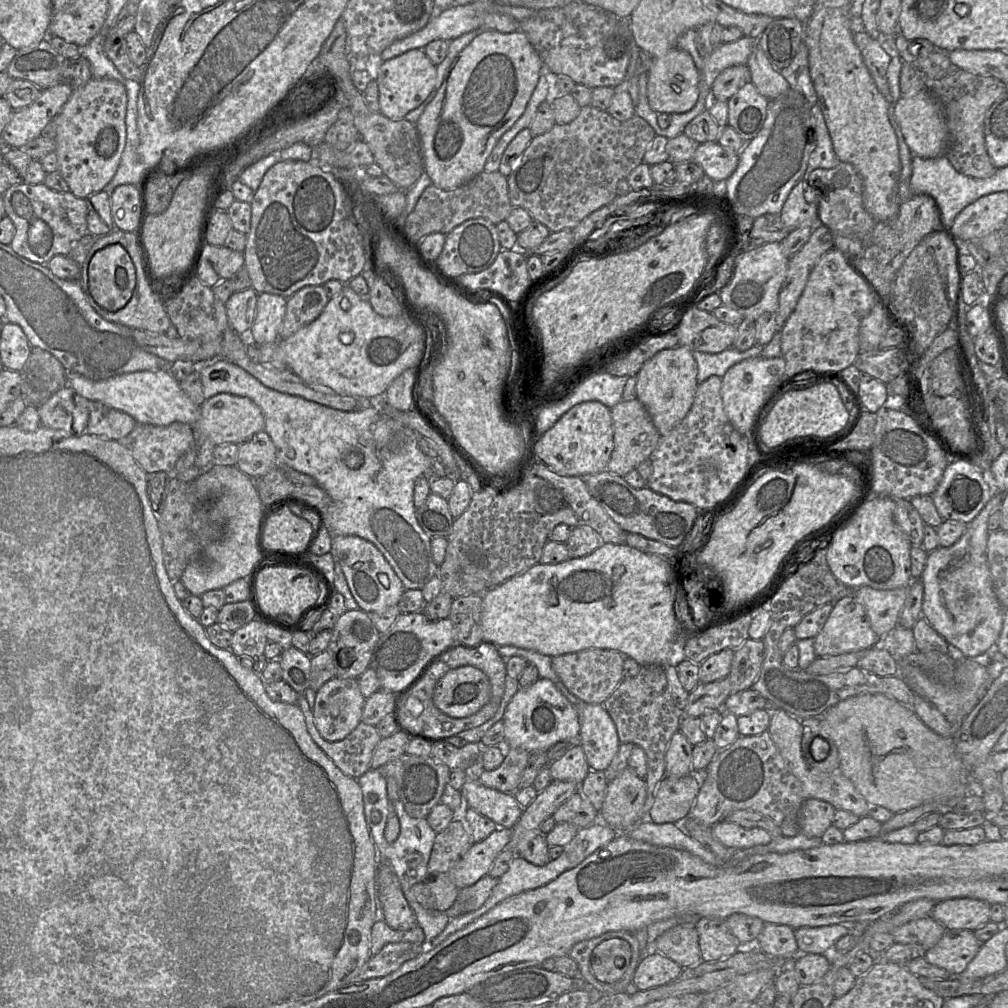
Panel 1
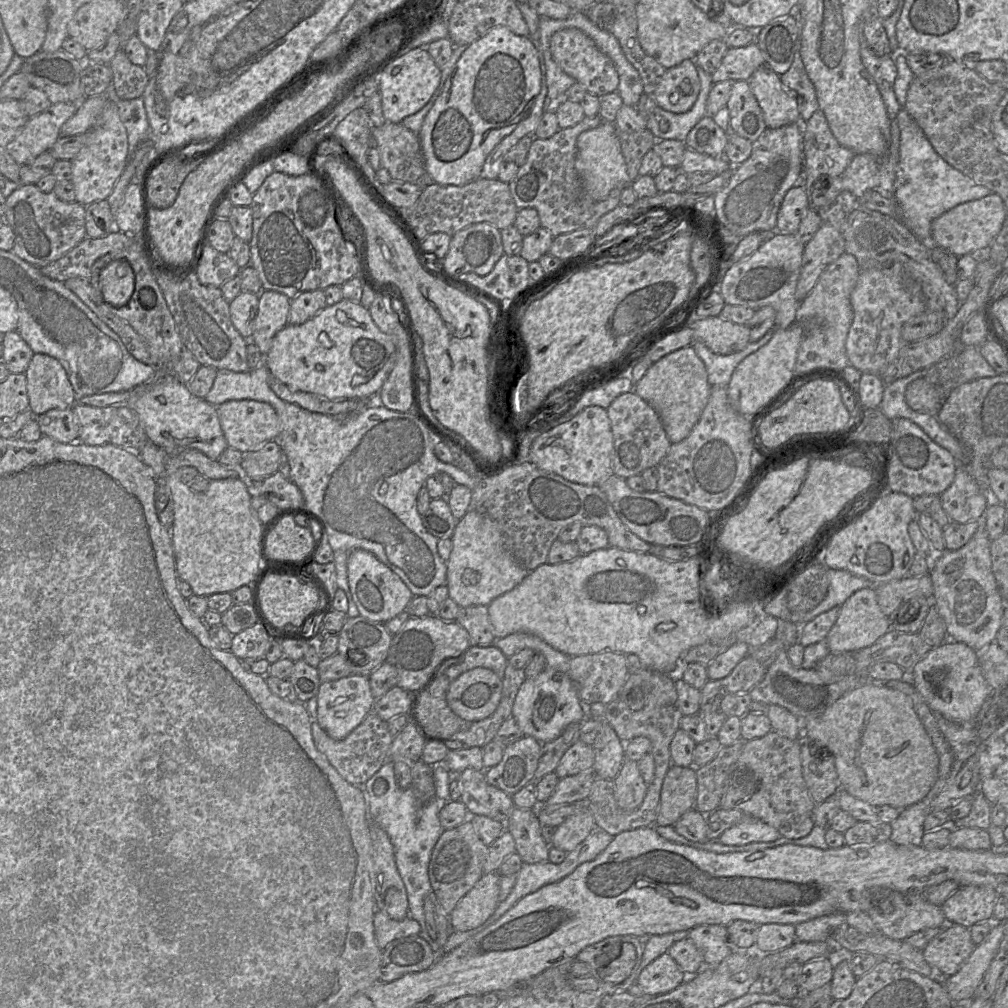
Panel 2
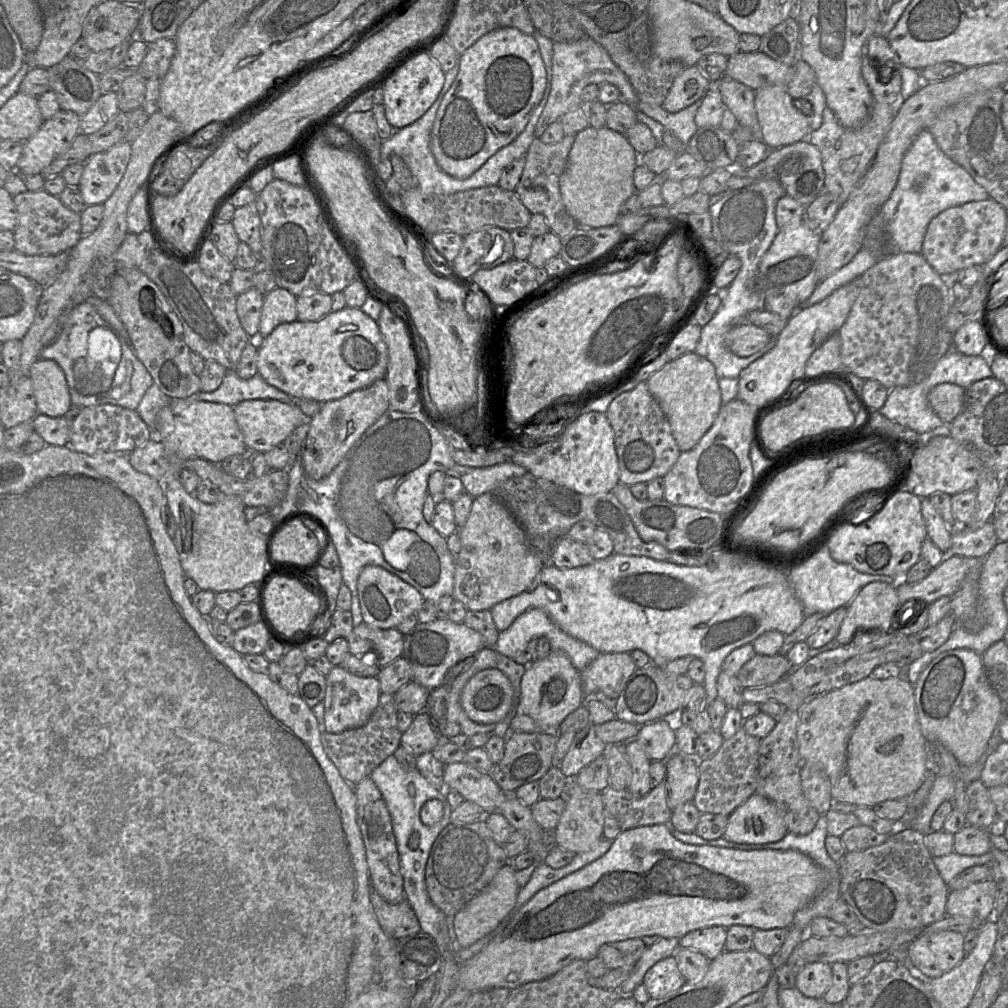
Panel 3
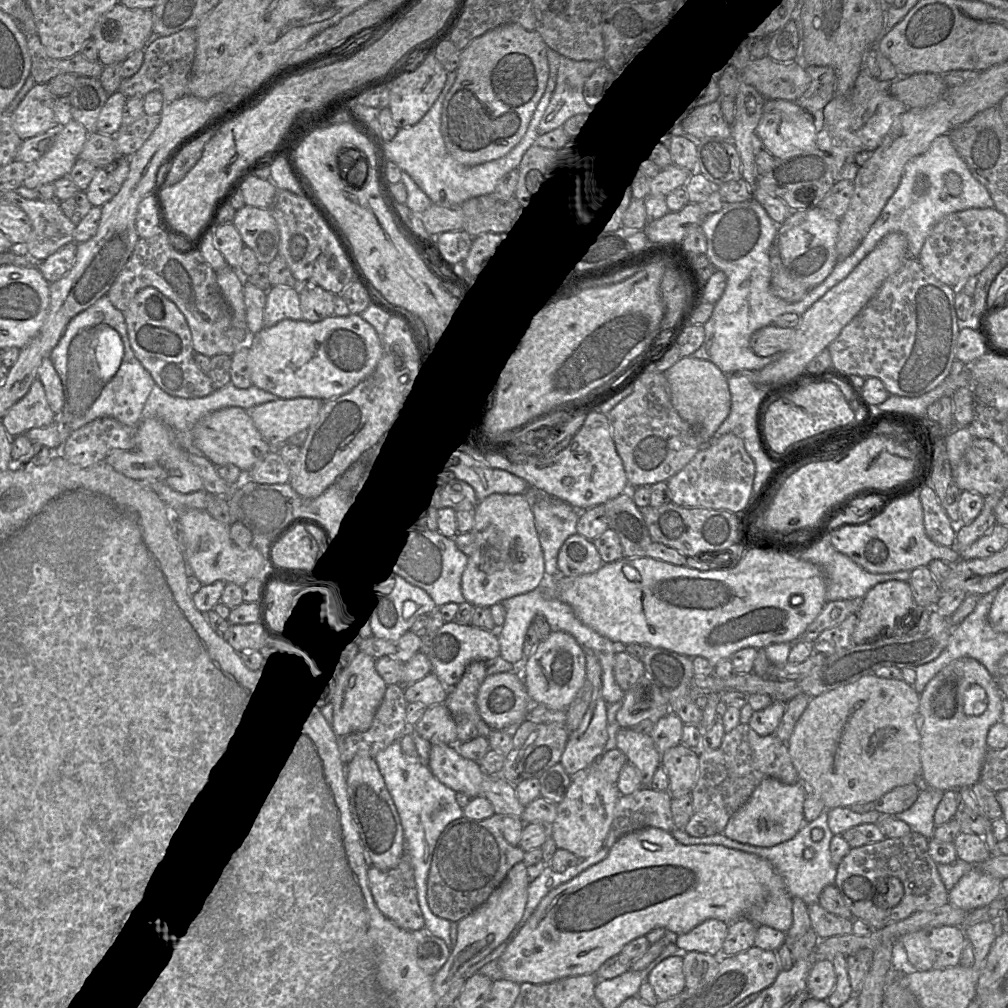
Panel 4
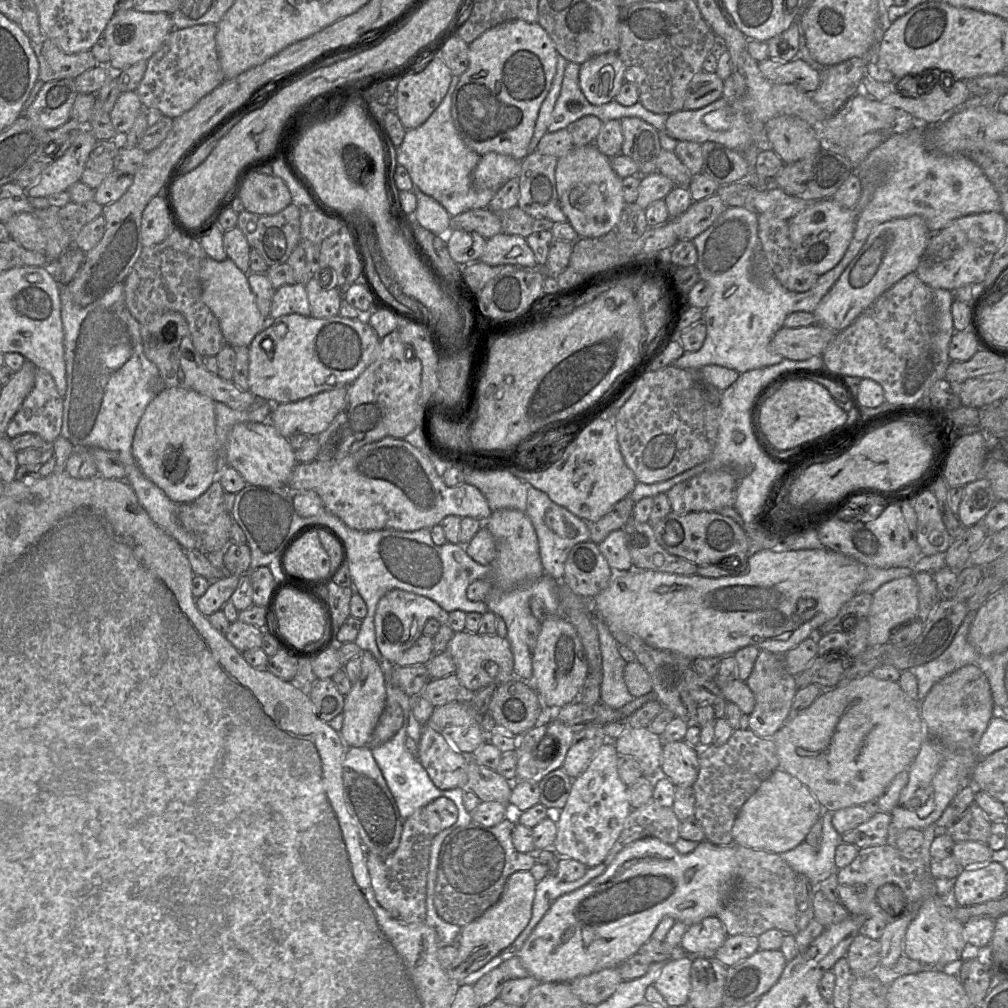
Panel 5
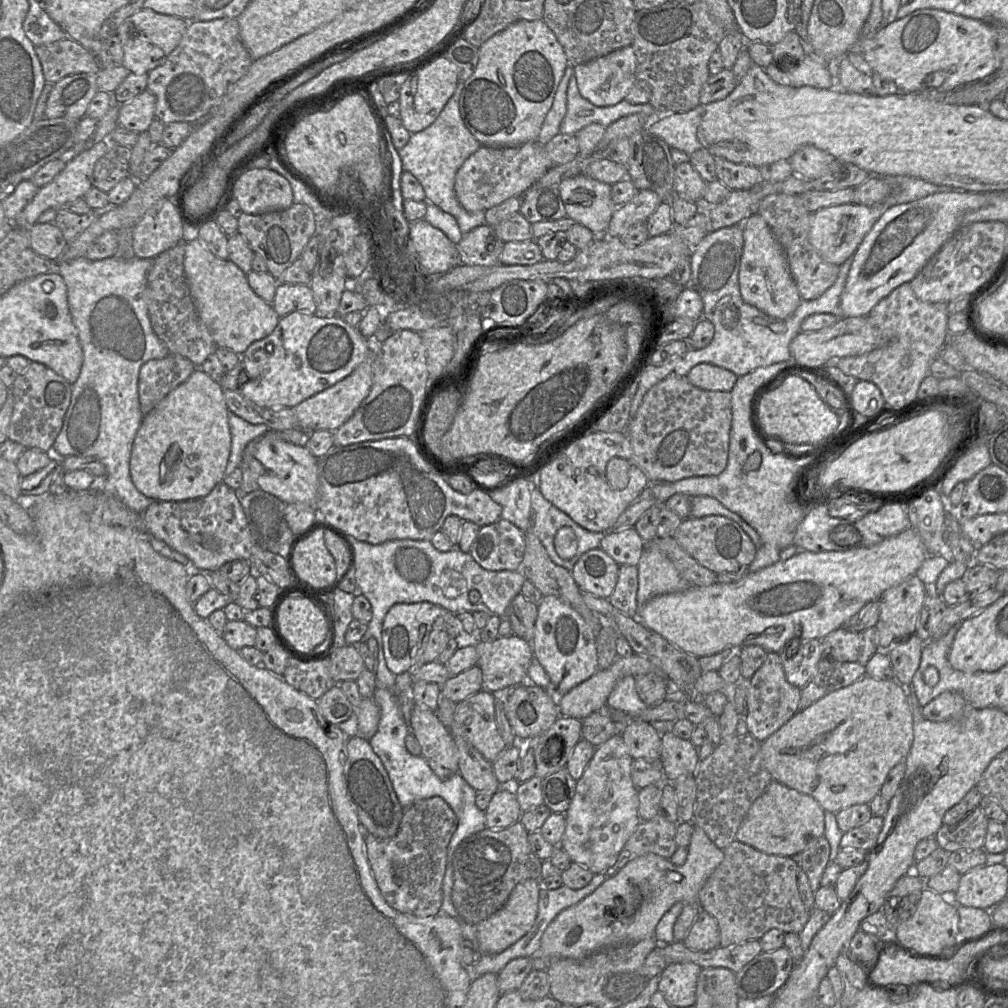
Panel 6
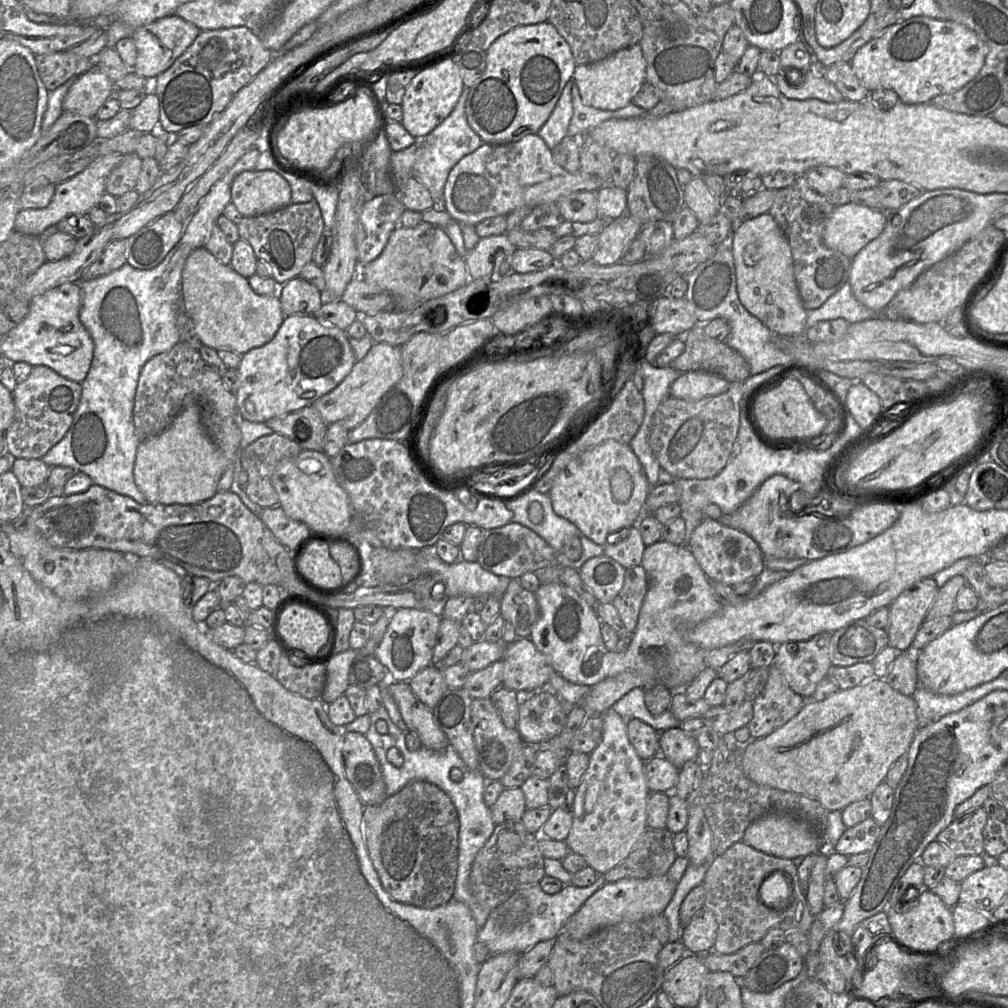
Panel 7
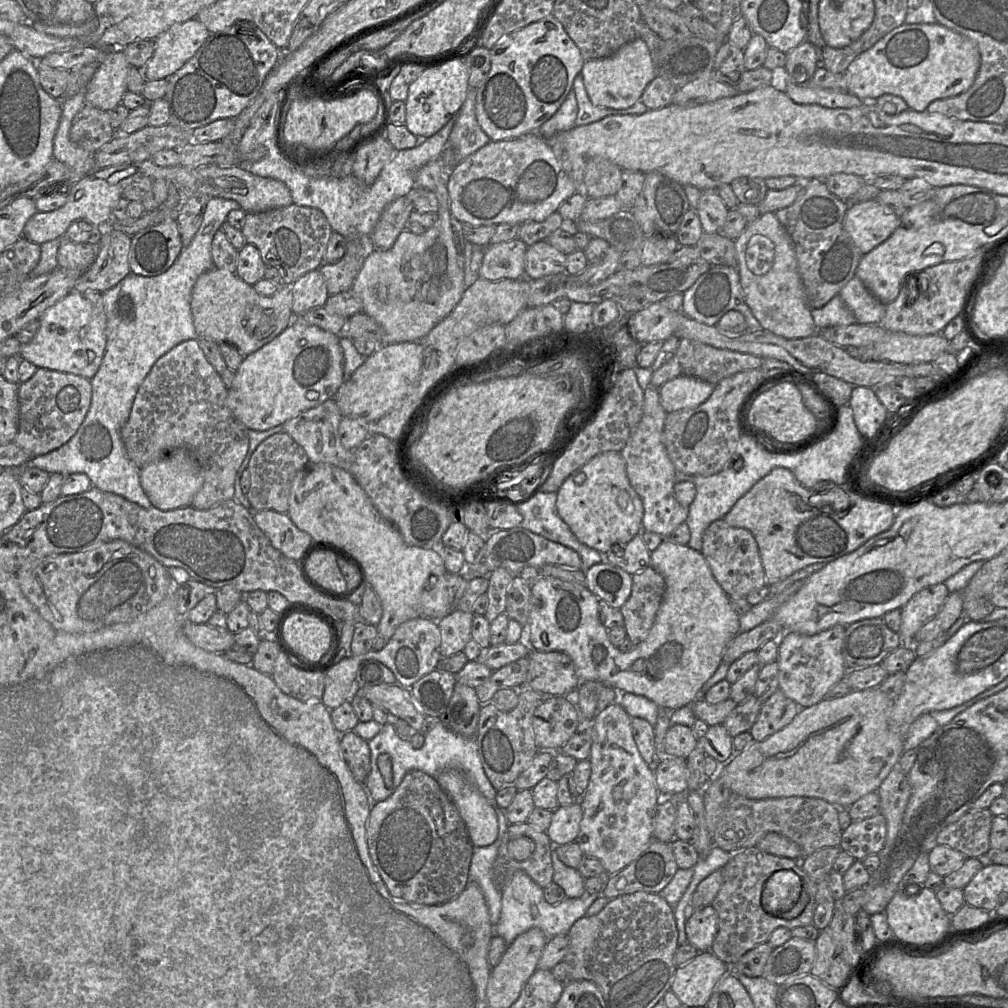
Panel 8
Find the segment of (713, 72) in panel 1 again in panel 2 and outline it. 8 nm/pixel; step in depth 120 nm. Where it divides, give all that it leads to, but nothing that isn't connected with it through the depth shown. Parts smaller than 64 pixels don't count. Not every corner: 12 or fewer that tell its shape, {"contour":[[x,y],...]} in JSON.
{"contour":[[756,42],[730,47],[715,84],[748,80],[765,63]]}

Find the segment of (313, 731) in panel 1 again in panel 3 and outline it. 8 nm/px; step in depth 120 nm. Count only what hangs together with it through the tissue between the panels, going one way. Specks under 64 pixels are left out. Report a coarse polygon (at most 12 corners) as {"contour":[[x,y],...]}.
{"contour":[[393,694],[368,722],[321,732],[323,748],[352,786],[399,747]]}

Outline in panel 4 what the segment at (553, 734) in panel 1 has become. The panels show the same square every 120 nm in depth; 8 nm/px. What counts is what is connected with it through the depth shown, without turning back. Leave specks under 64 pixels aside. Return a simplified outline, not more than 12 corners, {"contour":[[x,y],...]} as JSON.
{"contour":[[551,631],[525,661],[531,704],[566,710],[586,679],[584,650]]}

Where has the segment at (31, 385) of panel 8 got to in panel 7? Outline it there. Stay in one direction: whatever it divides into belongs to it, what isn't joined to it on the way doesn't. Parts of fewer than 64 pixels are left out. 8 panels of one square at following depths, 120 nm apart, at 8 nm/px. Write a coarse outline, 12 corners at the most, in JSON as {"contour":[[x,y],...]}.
{"contour":[[37,365],[12,391],[6,452],[40,459],[69,430],[80,383]]}

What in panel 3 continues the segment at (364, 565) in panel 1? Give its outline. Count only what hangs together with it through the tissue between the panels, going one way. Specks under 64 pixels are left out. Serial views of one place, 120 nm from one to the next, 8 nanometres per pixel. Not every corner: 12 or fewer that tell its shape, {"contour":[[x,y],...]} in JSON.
{"contour":[[365,566],[357,580],[363,622],[396,628],[424,603],[397,575]]}

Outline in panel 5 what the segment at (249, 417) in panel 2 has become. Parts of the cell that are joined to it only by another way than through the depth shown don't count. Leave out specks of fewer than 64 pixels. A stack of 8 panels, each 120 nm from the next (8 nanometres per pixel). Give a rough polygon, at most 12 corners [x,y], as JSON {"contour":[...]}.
{"contour":[[347,387],[273,404],[268,421],[285,438],[317,436],[344,405]]}

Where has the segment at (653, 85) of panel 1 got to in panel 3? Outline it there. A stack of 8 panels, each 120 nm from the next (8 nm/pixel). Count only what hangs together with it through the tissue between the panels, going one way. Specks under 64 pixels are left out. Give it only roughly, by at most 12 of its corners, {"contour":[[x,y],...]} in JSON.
{"contour":[[698,65],[675,78],[662,107],[678,112],[702,99],[711,81]]}

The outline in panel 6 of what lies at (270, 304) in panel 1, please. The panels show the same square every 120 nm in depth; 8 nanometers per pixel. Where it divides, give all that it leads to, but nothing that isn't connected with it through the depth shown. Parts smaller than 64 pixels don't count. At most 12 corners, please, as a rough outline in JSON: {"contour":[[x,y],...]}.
{"contour":[[278,283],[272,306],[280,317],[317,313],[312,289]]}

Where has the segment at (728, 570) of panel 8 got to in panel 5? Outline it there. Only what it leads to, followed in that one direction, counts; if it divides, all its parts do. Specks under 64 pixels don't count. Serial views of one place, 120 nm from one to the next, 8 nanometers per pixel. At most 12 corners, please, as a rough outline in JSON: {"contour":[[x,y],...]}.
{"contour":[[670,511],[652,526],[659,545],[699,566],[737,557],[744,530],[716,511]]}

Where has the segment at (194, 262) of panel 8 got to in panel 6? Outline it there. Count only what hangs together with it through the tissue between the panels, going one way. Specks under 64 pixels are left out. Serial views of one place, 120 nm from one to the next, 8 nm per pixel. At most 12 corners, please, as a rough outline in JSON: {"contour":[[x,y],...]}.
{"contour":[[154,259],[58,261],[83,363],[51,452],[126,507]]}

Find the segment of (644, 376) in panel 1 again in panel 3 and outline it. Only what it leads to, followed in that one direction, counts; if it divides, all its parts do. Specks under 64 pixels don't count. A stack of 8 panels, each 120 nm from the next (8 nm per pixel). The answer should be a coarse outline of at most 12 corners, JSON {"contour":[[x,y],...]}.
{"contour":[[689,352],[646,383],[679,450],[722,405],[714,365]]}

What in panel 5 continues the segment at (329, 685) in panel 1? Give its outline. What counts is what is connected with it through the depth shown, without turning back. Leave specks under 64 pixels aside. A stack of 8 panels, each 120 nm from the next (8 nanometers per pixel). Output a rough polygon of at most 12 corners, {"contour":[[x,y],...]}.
{"contour":[[361,652],[340,735],[367,746],[386,705],[386,667]]}

